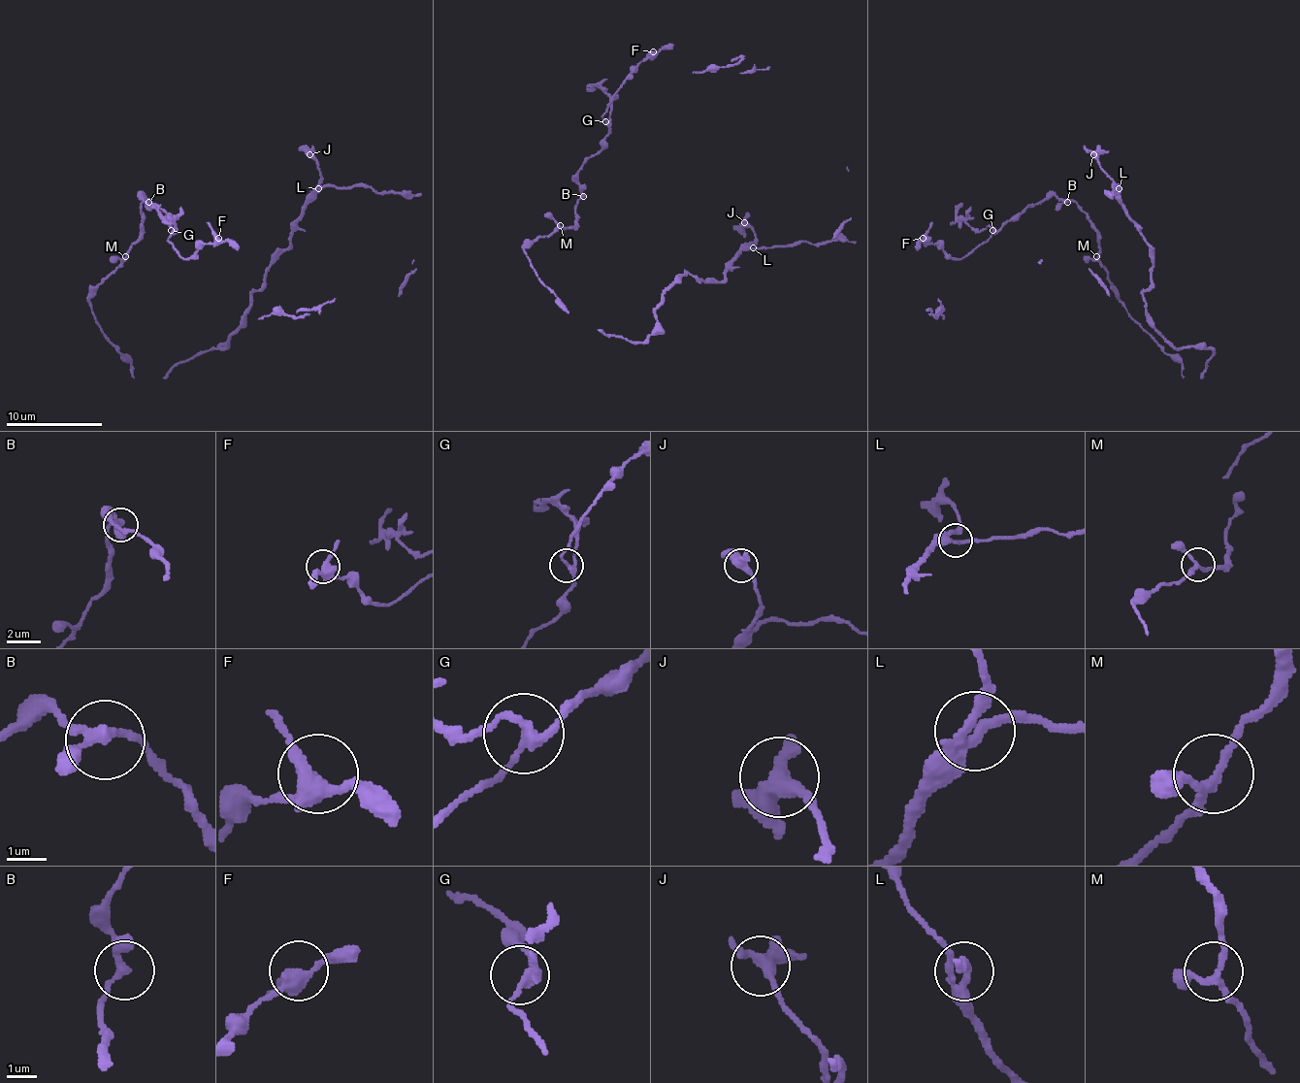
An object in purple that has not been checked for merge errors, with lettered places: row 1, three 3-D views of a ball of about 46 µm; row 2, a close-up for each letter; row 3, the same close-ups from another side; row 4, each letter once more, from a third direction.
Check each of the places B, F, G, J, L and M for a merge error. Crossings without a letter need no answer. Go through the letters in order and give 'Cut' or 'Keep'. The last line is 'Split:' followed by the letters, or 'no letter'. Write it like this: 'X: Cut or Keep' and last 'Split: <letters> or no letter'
B: Keep
F: Keep
G: Keep
J: Keep
L: Keep
M: Keep
Split: no letter

